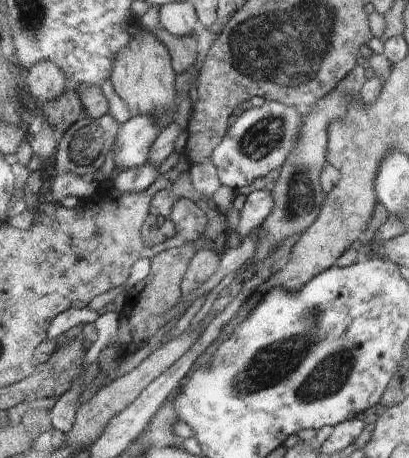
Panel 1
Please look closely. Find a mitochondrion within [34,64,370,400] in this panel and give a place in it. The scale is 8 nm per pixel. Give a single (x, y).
(261, 139)

